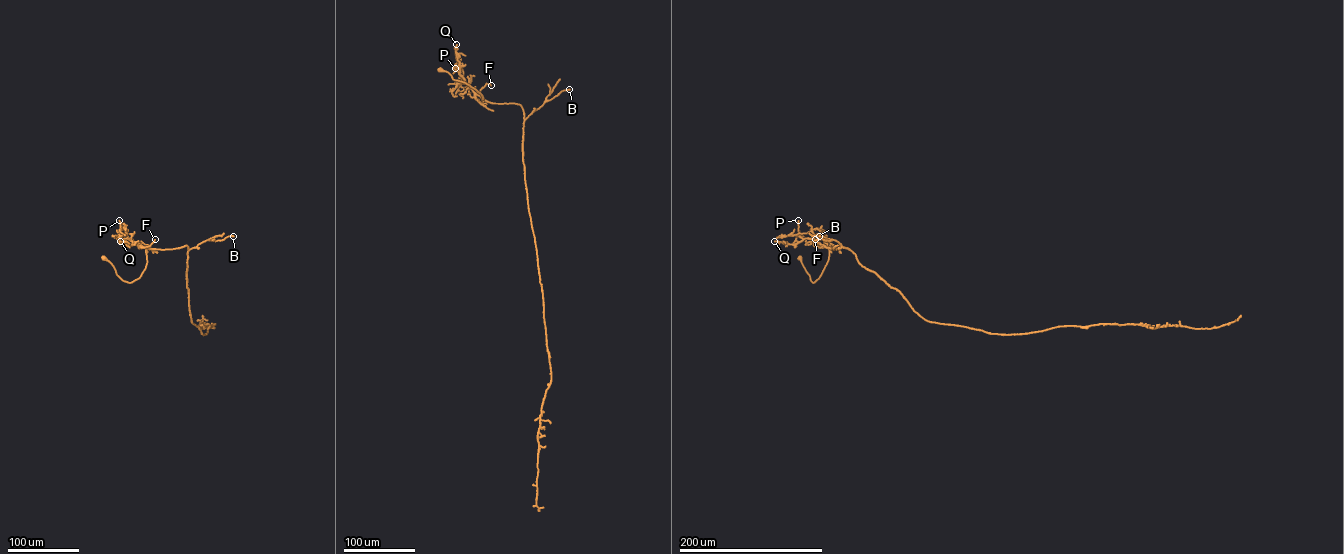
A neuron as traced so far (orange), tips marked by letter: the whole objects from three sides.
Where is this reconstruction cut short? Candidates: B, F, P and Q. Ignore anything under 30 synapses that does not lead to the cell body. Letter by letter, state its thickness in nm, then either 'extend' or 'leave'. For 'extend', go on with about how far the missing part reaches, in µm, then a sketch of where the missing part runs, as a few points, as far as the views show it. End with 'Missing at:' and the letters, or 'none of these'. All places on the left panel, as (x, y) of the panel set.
B: 480 nm | leave
F: 140 nm | leave
P: 160 nm | leave
Q: 140 nm | leave
Missing at: none of these

